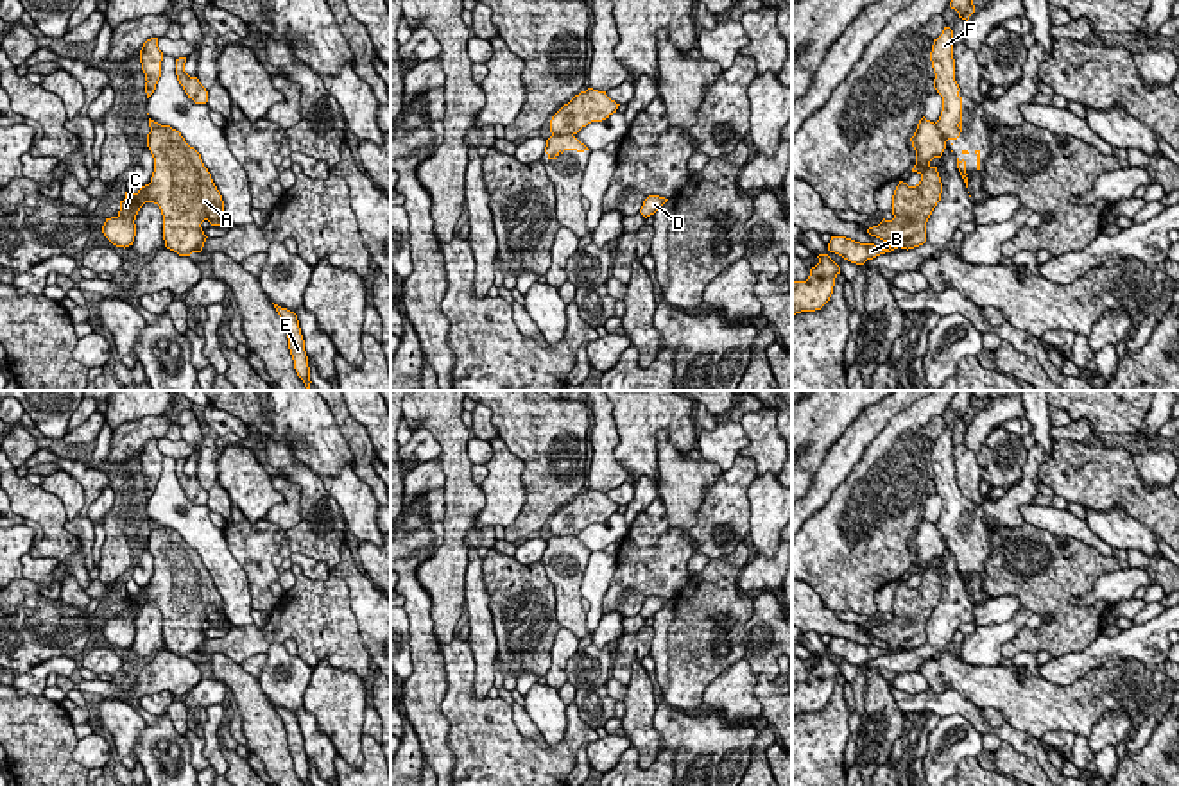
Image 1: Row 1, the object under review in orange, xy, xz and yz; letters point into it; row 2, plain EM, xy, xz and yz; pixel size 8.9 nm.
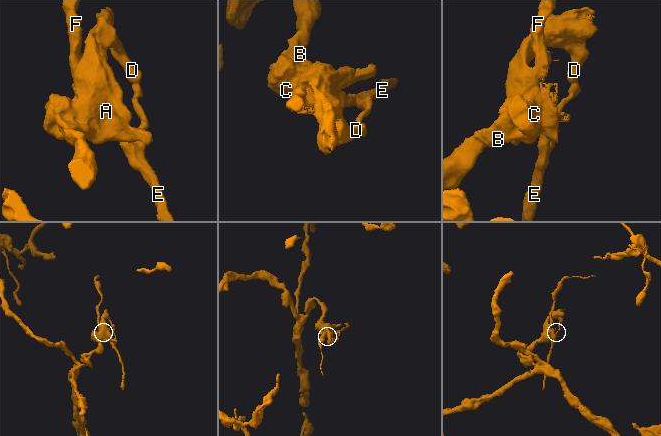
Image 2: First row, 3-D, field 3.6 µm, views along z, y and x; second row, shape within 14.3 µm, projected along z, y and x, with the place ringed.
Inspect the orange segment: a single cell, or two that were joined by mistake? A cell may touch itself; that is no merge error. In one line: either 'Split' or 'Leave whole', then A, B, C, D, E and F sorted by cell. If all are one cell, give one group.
Split. Groups: A B C D / E F

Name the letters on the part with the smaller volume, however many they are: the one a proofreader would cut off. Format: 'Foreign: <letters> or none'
Foreign: E, F

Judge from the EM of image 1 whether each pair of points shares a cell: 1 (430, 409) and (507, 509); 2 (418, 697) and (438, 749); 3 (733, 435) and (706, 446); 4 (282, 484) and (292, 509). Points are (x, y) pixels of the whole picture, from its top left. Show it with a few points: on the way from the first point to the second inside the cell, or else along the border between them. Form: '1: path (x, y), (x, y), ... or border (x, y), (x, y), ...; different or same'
1: border (481, 486), (484, 507), (473, 525); different
2: path (423, 709), (432, 727), (432, 736); same
3: path (726, 441), (721, 446), (714, 446); same
4: path (287, 489), (292, 495), (292, 504); same

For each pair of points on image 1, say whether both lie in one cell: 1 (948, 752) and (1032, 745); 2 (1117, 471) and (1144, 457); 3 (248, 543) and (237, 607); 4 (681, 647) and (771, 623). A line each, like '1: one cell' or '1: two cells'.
1: two cells
2: two cells
3: two cells
4: two cells

